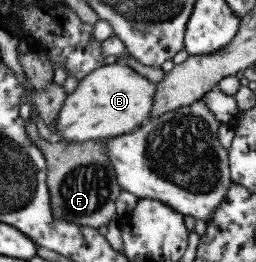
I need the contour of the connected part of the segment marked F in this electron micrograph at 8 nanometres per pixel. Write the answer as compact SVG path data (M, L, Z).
M26 120L26 132L30 140L43 152L47 165L47 184L52 204L52 216L56 220L65 220L98 229L107 226L116 217L116 199L122 190L117 183L116 172L111 167L106 147L102 140L68 142L60 140L50 143L40 137L36 123Z

